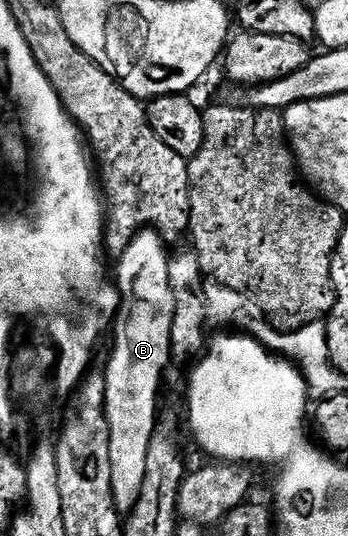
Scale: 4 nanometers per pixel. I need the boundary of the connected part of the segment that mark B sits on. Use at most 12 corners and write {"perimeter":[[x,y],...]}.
{"perimeter":[[136,233],[105,375],[111,491],[137,505],[171,362],[171,253]]}

